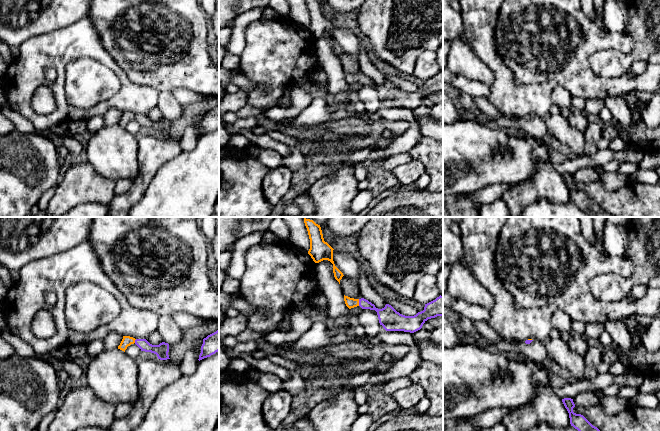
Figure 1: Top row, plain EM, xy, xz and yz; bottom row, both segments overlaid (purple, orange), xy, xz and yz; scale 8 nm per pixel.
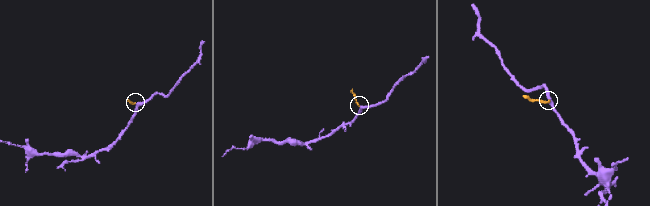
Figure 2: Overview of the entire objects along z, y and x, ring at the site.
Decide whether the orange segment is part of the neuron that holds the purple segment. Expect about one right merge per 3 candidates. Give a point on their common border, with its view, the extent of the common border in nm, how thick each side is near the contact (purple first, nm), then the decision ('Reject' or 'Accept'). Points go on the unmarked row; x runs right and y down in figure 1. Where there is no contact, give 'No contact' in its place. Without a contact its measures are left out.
Touches purple at xz (359, 78). Shared border 60 nm. Thickness 140 nm (purple) against 80 nm. Accept

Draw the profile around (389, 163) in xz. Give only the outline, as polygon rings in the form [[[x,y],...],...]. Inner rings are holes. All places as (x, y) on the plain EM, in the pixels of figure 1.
[[[405,152],[399,155],[384,156],[380,161],[380,167],[383,170],[393,171],[397,166],[403,165],[413,160],[413,157],[409,152]]]

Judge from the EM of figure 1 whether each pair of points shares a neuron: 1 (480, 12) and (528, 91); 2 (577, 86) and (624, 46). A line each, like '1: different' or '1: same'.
1: same
2: same

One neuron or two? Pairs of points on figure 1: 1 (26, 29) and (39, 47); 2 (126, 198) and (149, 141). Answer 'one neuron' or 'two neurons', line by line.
1: two neurons
2: one neuron

